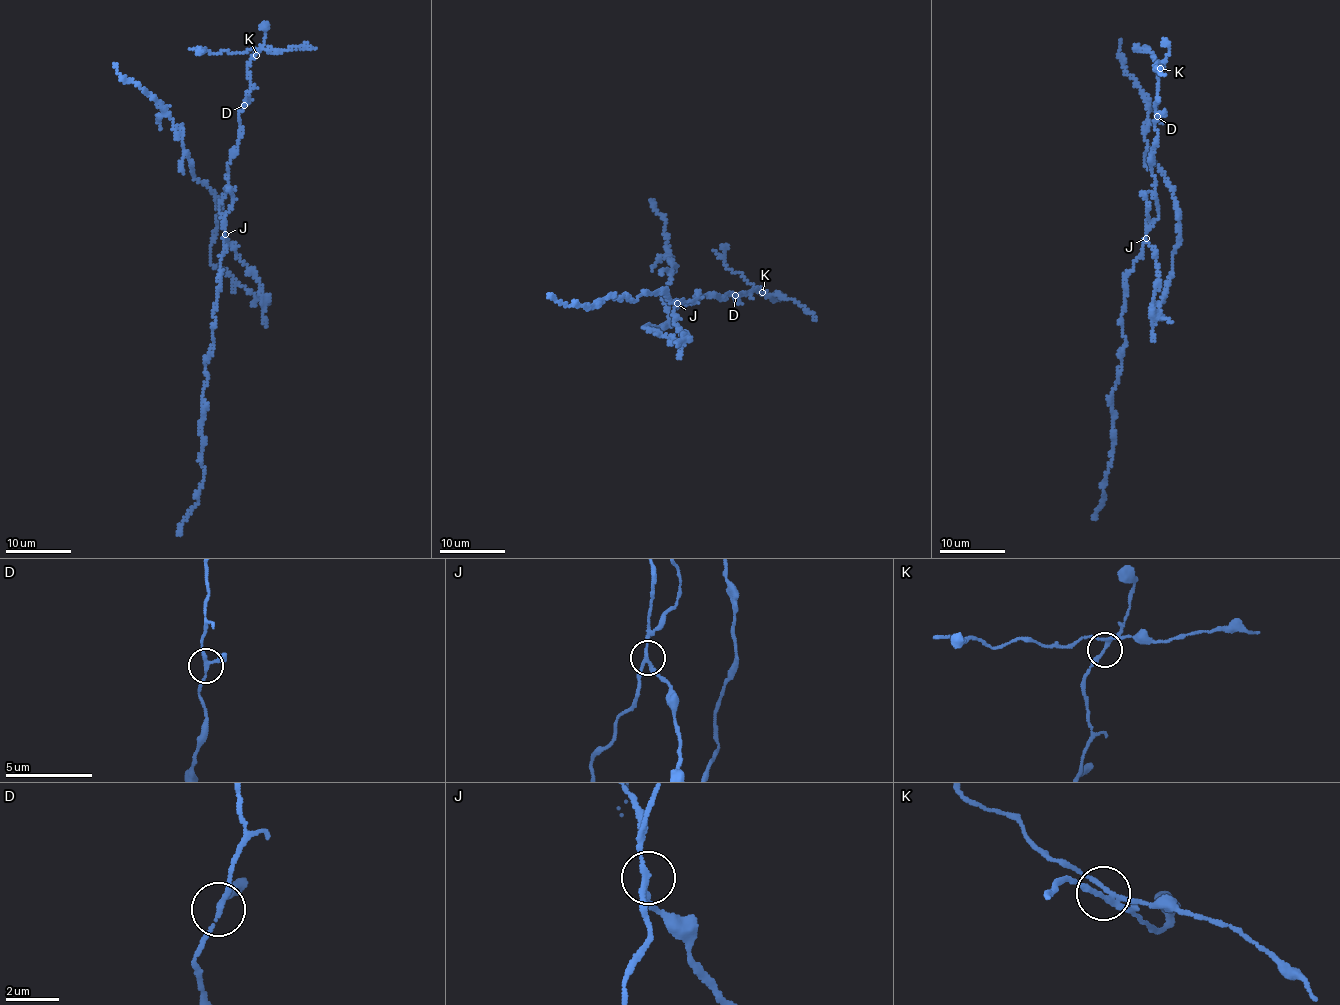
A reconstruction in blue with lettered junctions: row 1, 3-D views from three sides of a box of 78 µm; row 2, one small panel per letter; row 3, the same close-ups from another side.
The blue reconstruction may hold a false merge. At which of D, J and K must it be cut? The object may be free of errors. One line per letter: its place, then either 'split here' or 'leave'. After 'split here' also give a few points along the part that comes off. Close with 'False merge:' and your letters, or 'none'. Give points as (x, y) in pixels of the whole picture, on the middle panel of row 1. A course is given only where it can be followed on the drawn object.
D: at (735, 295); leave
J: at (677, 303); split here; foreign part runs (677, 304), (672, 312), (683, 338), (644, 326), (659, 329), (671, 317), (663, 298), (672, 261), (651, 199)
K: at (762, 292); leave
False merge: J

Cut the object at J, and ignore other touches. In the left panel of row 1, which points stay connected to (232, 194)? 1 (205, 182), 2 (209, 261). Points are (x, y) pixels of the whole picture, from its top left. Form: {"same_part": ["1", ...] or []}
{"same_part": []}

